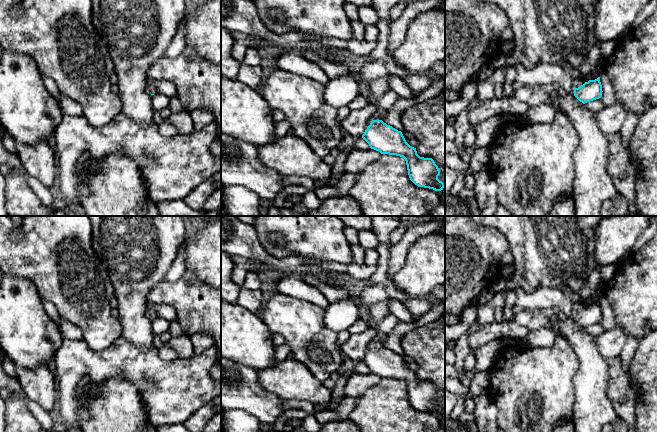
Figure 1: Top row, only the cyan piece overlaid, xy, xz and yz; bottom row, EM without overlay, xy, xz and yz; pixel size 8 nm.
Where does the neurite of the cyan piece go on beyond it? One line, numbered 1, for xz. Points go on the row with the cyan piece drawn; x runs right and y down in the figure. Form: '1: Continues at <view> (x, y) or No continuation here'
1: Continues at xz (377, 116)

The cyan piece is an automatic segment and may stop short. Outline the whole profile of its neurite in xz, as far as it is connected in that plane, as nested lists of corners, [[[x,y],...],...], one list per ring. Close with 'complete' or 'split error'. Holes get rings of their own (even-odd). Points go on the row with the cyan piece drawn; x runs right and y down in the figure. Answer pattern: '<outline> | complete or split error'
[[[376,111],[373,121],[362,135],[370,148],[381,154],[403,157],[406,161],[409,178],[418,187],[435,191],[443,190],[444,183],[438,179],[440,170],[434,160],[420,157],[416,148],[406,142],[401,131],[387,125],[381,118],[380,113]]] | split error

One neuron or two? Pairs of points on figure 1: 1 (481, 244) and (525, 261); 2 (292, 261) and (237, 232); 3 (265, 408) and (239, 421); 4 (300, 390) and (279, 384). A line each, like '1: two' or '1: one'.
1: two
2: one
3: two
4: one

